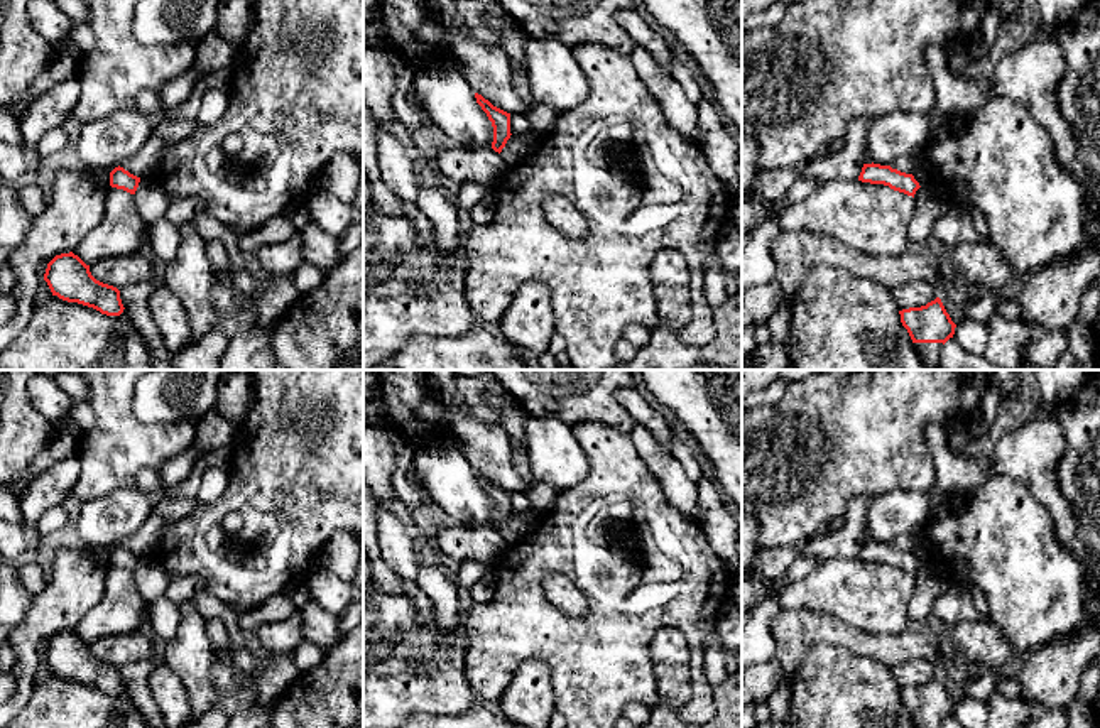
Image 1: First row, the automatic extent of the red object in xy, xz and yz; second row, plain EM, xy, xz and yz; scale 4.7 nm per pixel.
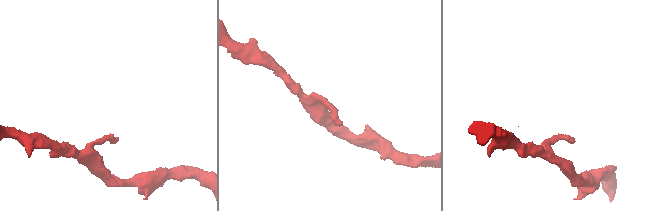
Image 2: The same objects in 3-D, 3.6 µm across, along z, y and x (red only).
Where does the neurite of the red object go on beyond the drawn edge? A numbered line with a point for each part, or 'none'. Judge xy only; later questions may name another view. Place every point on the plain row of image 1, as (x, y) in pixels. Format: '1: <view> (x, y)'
none

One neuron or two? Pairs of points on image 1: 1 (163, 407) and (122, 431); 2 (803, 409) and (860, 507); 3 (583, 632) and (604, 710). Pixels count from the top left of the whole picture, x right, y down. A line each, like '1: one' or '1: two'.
1: two
2: two
3: one

